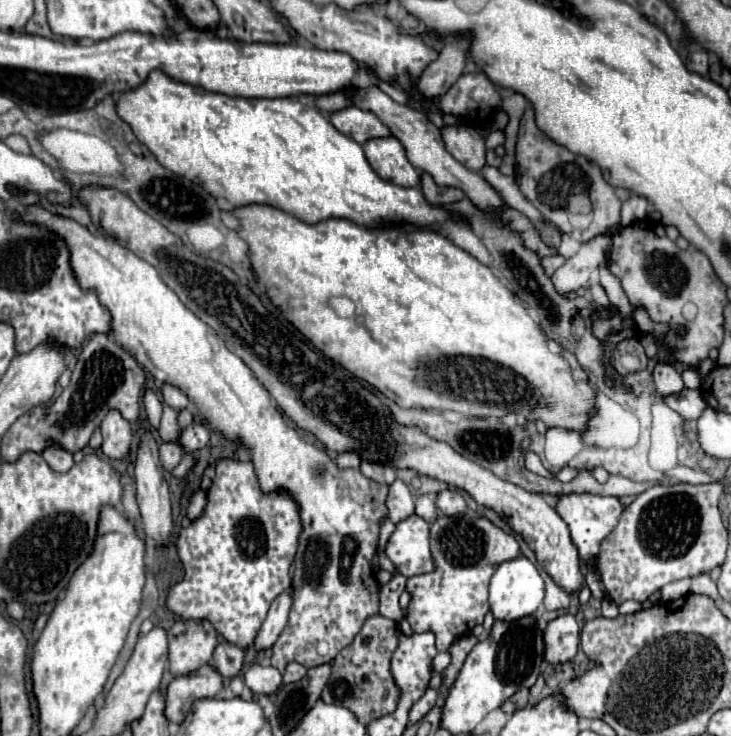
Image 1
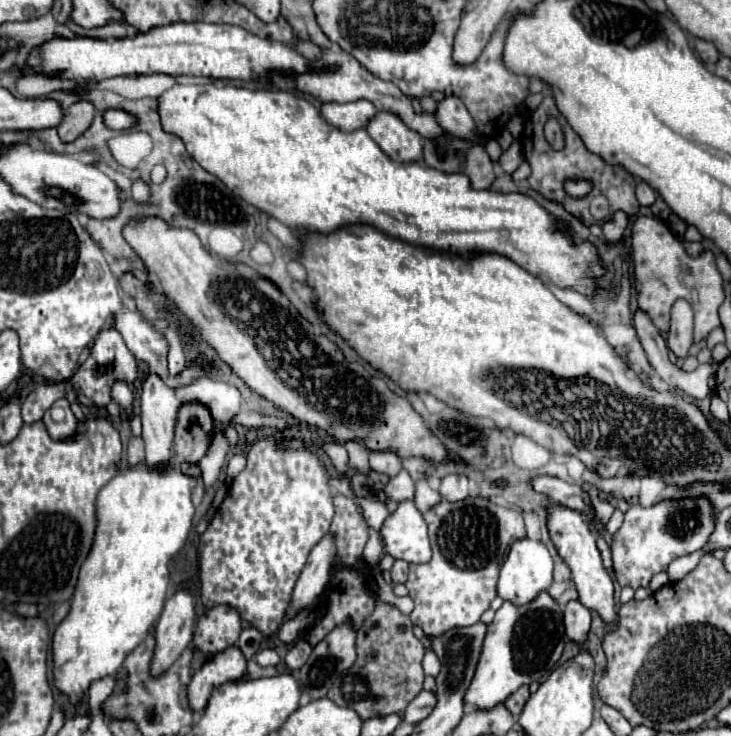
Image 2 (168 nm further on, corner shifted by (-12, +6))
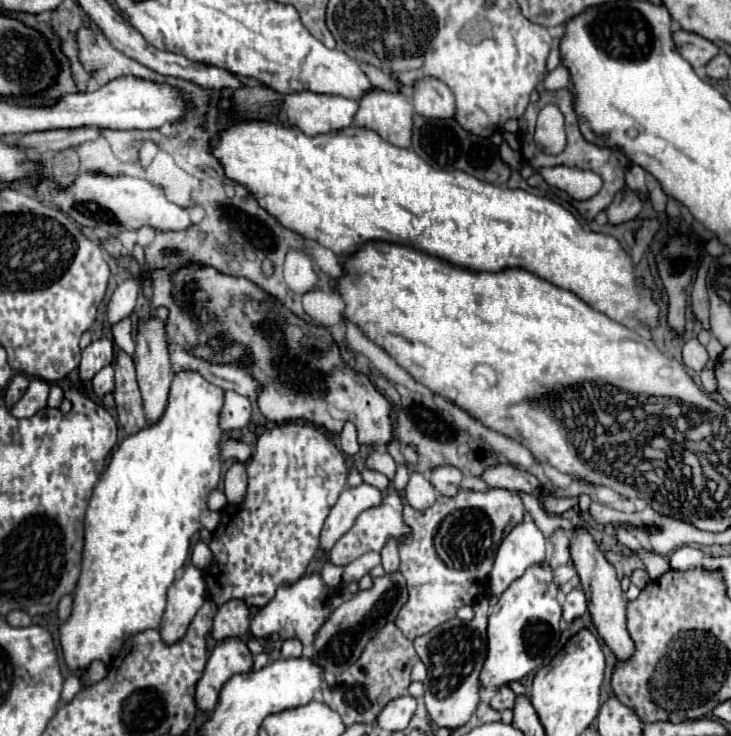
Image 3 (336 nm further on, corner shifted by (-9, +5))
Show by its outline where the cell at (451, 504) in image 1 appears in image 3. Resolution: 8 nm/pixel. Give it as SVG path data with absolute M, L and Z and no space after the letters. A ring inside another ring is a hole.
M437 467L429 475L431 485L445 497L457 495L461 479L463 479L463 473L457 467Z

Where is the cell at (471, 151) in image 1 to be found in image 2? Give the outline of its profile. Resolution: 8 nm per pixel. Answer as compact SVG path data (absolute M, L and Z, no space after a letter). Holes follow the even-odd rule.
M446 96L436 104L436 122L452 136L456 138L468 138L468 140L478 140L474 132L474 120L468 114L466 106L460 102L456 96Z

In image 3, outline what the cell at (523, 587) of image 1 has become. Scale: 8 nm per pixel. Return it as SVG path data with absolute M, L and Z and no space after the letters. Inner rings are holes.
M523 521L503 539L493 571L489 575L489 593L499 597L527 567L545 563L545 537L533 521Z

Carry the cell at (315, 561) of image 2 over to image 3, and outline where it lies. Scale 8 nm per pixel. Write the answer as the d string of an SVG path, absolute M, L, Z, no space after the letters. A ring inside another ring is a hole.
M361 483L359 487L347 487L339 495L335 507L331 509L325 521L319 539L319 551L329 551L351 529L359 513L371 507L379 507L381 503L383 503L383 493L367 483Z

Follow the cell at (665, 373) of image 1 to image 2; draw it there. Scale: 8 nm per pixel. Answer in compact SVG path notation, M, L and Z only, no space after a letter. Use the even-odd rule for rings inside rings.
M676 300L672 306L672 316L670 316L670 330L668 330L668 348L680 356L686 358L688 350L692 346L692 306L686 300Z

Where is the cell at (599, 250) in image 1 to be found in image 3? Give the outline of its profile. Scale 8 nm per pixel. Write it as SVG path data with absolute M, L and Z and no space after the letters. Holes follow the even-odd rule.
M625 191L625 193L617 193L617 199L613 199L613 203L607 207L607 223L609 225L621 225L627 223L631 219L635 219L641 211L643 203L639 201L639 197L633 191Z

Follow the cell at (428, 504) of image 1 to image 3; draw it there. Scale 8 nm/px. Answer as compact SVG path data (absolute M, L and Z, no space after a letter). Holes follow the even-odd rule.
M417 471L411 473L409 483L407 483L403 495L405 495L407 503L409 503L413 509L419 509L419 511L431 507L431 505L435 503L435 499L437 499L437 491L435 491L435 487L429 483L427 475L417 473Z

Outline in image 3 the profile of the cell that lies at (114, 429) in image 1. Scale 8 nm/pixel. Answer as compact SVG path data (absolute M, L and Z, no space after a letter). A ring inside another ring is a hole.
M109 365L109 367L103 367L95 379L91 381L93 387L95 387L95 395L97 397L103 397L107 393L113 393L115 391L115 369Z

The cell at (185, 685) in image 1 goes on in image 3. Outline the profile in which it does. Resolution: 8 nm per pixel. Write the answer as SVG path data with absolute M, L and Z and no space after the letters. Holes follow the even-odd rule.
M241 639L221 641L209 655L205 671L195 687L195 703L203 711L211 711L217 705L221 687L237 673L249 673L253 669L253 657Z

